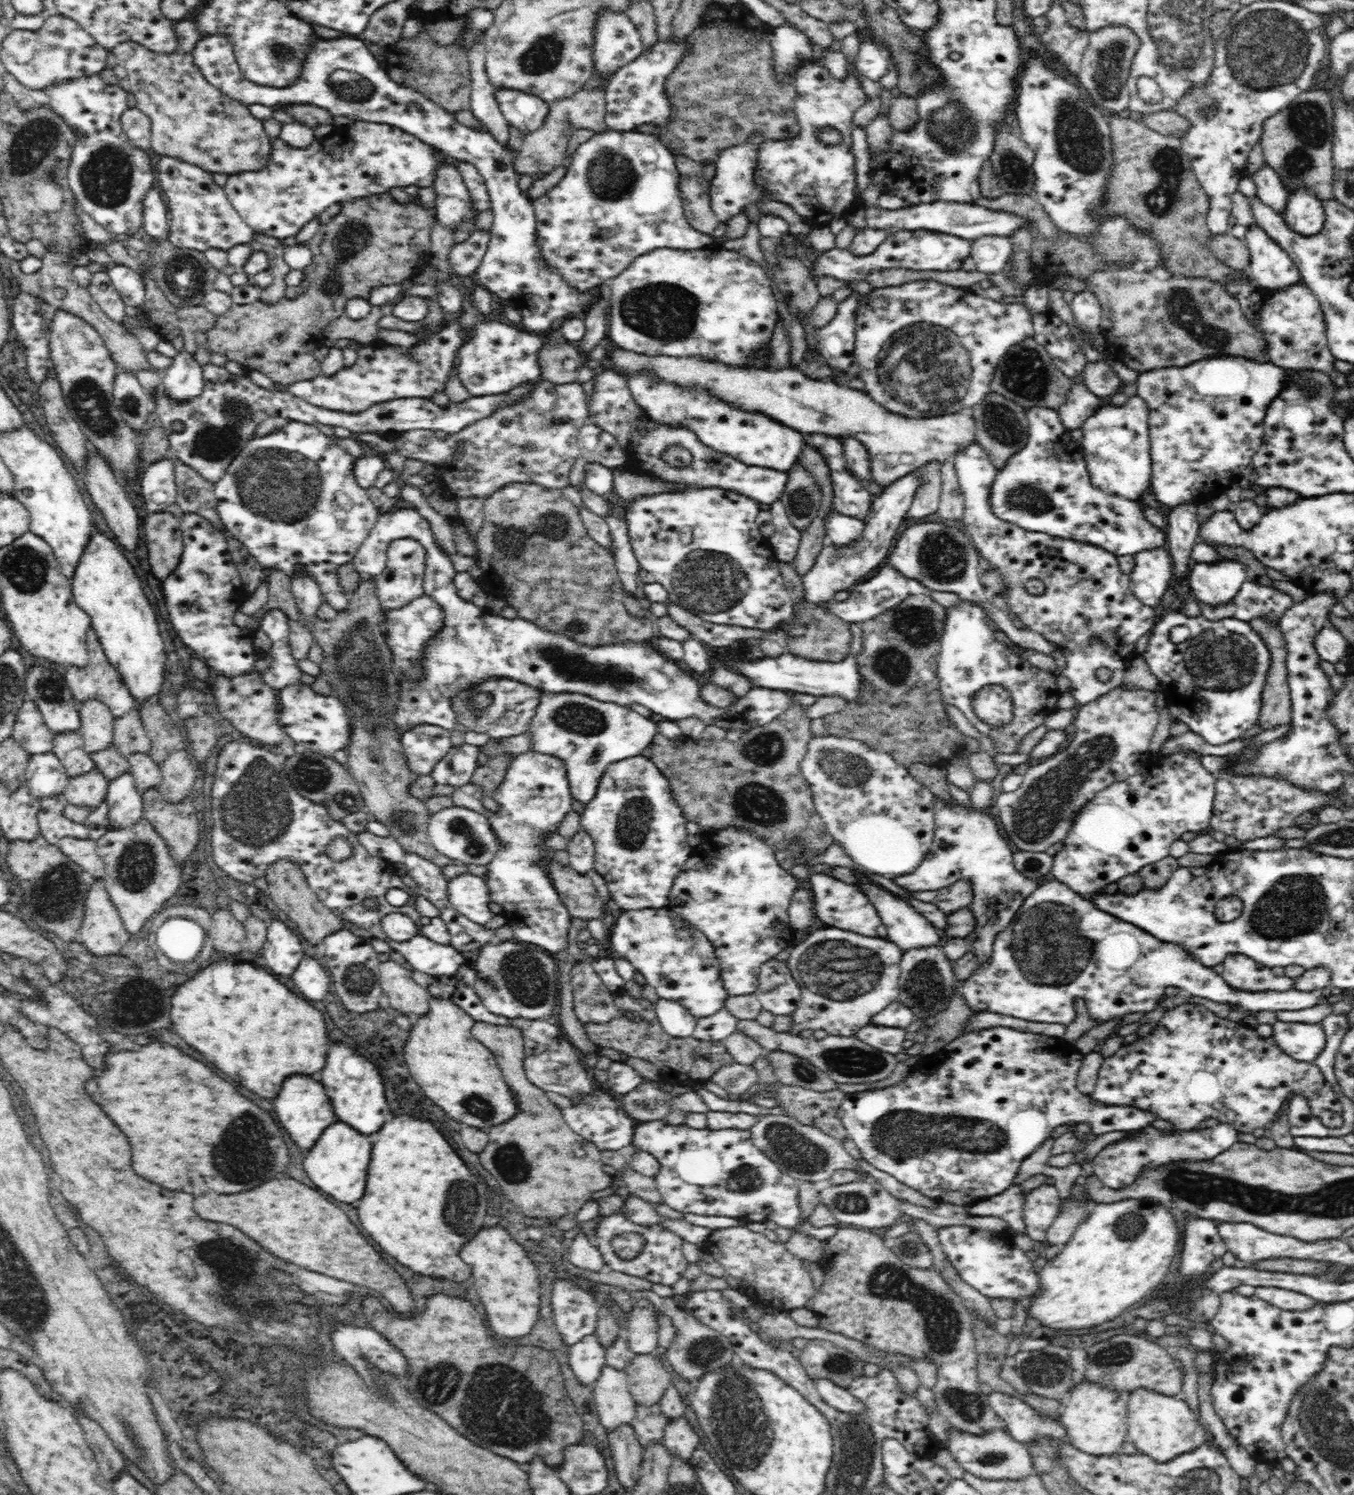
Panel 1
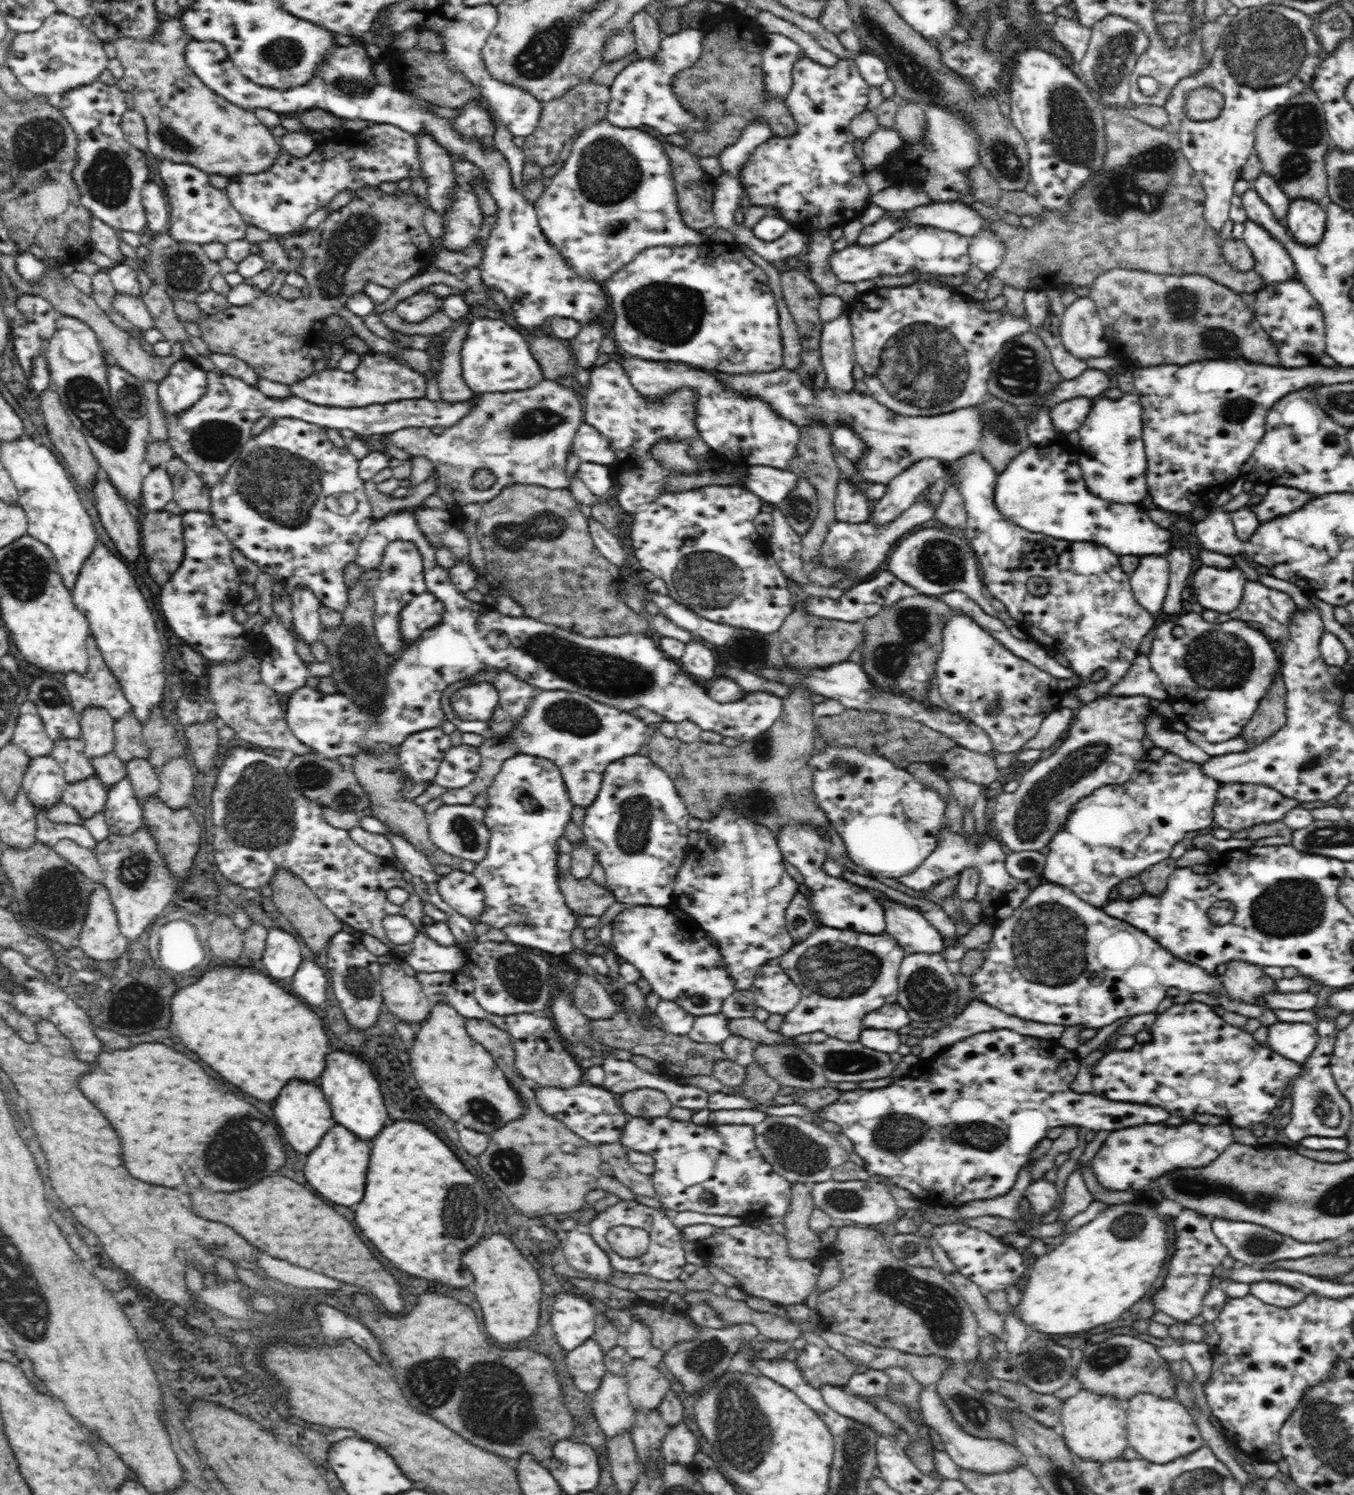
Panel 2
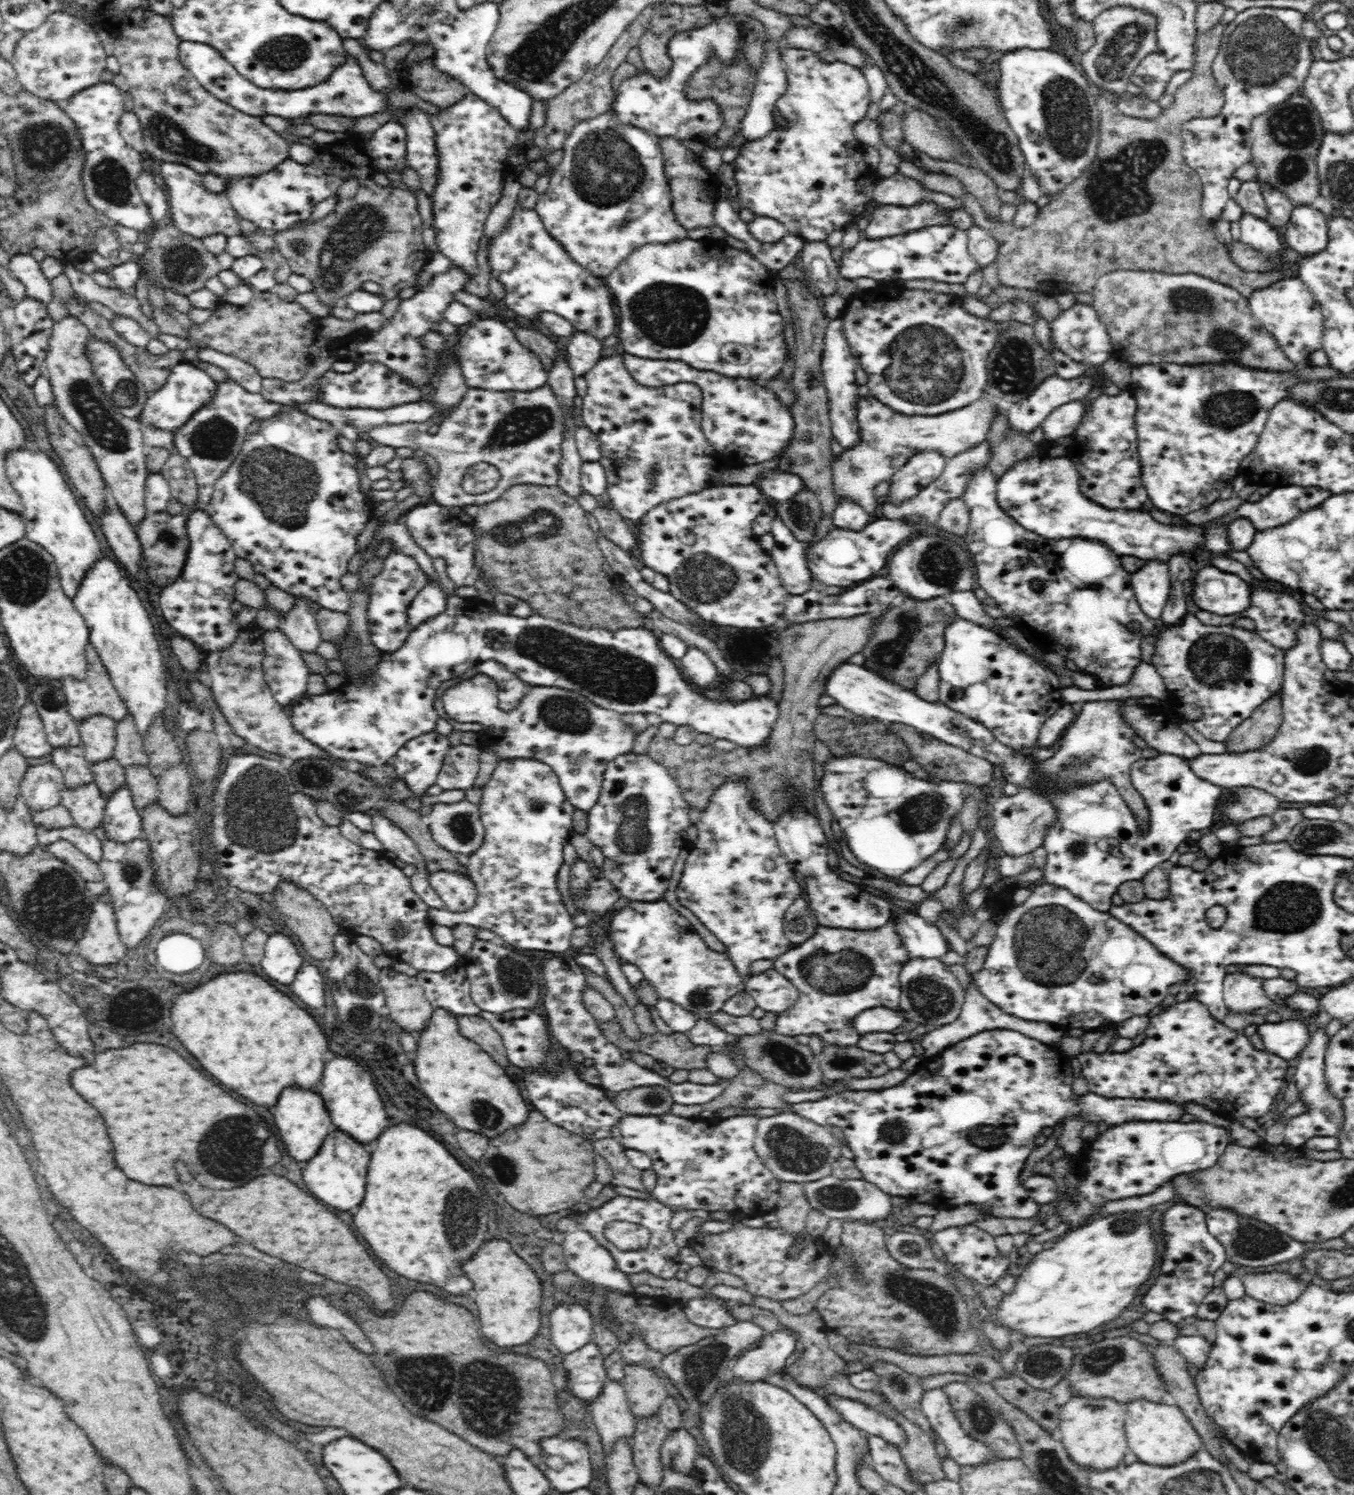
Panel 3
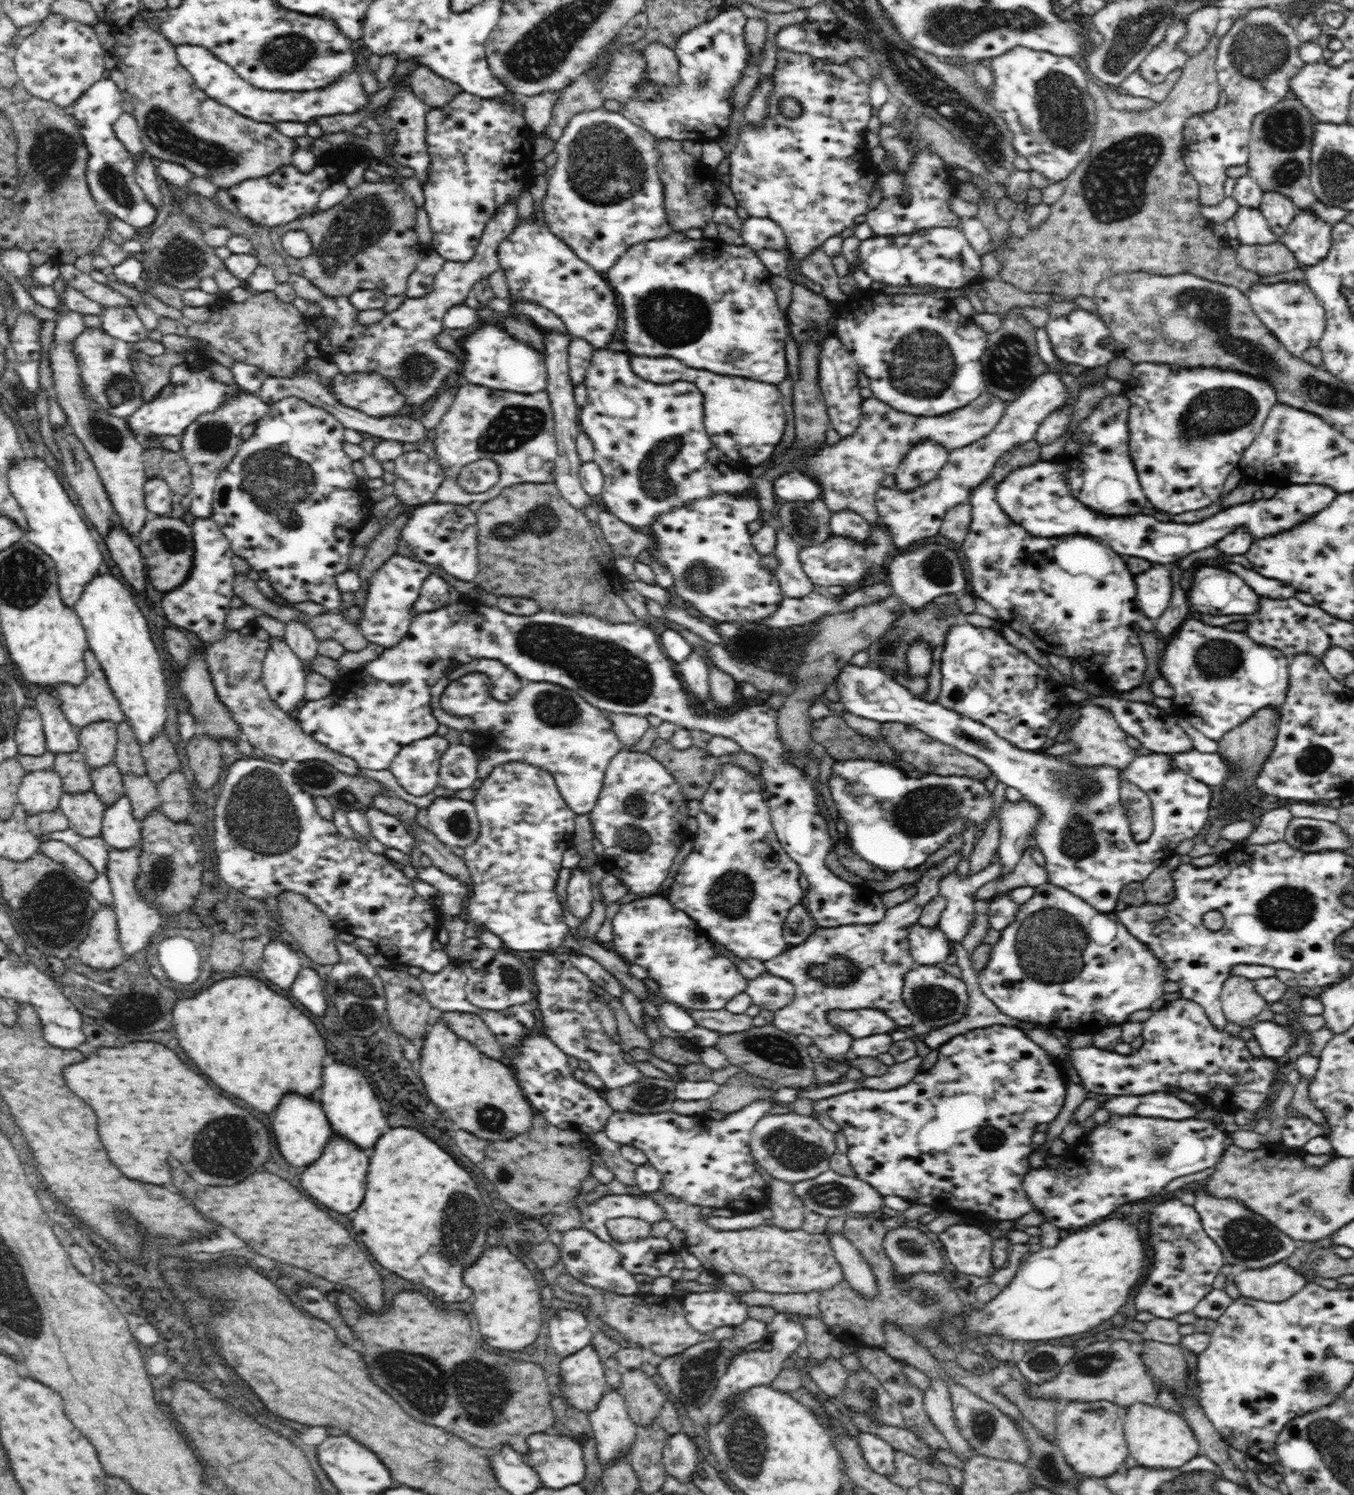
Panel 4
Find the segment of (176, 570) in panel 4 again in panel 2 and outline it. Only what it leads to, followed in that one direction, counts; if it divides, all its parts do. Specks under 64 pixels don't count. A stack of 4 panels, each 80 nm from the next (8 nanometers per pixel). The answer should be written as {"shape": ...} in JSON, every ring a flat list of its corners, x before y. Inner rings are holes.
{"shape":[[147,512,139,523,144,556,156,584,166,584,184,558,182,514]]}

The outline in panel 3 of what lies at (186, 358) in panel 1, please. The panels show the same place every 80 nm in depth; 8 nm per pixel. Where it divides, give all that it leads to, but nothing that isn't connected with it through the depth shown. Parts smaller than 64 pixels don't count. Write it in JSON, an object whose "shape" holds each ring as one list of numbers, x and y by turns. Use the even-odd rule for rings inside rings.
{"shape":[[182,362,175,364,168,374,166,382,156,392,148,395,142,412,135,418,137,422,141,422,143,427,156,426,160,430,176,432,176,428,186,424,186,420,190,420,190,416,194,416,198,408,202,408,214,398,216,381,202,369]]}

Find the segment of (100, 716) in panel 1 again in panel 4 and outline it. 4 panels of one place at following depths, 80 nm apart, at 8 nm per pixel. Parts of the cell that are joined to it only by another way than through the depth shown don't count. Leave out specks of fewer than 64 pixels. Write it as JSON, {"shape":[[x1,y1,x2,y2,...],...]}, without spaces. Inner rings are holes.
{"shape":[[103,721,79,729,80,751,86,764,92,768,106,766,114,760,117,737,117,724]]}

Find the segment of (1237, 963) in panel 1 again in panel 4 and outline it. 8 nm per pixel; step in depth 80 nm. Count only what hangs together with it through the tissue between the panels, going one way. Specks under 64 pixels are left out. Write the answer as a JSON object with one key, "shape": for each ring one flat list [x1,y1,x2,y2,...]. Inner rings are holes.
{"shape":[[1232,975,1221,990,1224,1016,1242,1027,1251,1026,1251,1020,1266,1009,1268,1002,1255,989,1254,980]]}

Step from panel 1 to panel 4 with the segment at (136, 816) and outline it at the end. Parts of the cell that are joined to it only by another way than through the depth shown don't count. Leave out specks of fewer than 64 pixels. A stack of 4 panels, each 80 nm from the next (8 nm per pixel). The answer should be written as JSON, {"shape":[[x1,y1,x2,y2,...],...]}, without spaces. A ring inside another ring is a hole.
{"shape":[[121,797,114,804,107,806,103,818,101,837,105,840,108,848,126,849,139,845,141,842,141,830,142,820,134,818,132,805,128,797]]}

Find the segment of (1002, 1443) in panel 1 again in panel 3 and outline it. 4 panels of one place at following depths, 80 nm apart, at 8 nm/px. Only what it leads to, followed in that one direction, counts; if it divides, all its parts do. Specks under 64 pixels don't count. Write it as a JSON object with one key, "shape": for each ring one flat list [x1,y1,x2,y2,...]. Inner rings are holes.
{"shape":[[942,1388,927,1390,923,1393,921,1412,945,1444,949,1457,960,1466,979,1465,1002,1459,997,1458,989,1446,982,1441,974,1440,961,1428,958,1418,953,1414,948,1395]]}

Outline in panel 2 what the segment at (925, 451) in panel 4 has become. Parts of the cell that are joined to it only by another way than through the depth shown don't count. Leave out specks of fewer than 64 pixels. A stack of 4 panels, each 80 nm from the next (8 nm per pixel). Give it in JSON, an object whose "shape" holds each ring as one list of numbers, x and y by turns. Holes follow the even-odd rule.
{"shape":[[936,458,917,460,886,485,884,496,872,503,870,521,876,527,894,521,946,473,946,462]]}

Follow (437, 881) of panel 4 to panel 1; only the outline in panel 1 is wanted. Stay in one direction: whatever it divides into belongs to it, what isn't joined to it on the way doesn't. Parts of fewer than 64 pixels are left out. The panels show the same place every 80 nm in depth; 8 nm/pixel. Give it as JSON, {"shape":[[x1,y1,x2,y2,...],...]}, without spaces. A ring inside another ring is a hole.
{"shape":[[471,873,461,874,453,879,448,879,447,895,452,906,462,915,474,921,476,924,484,925,492,920,496,914,492,913,494,907,489,897,489,890,485,879,480,876,474,876]]}

